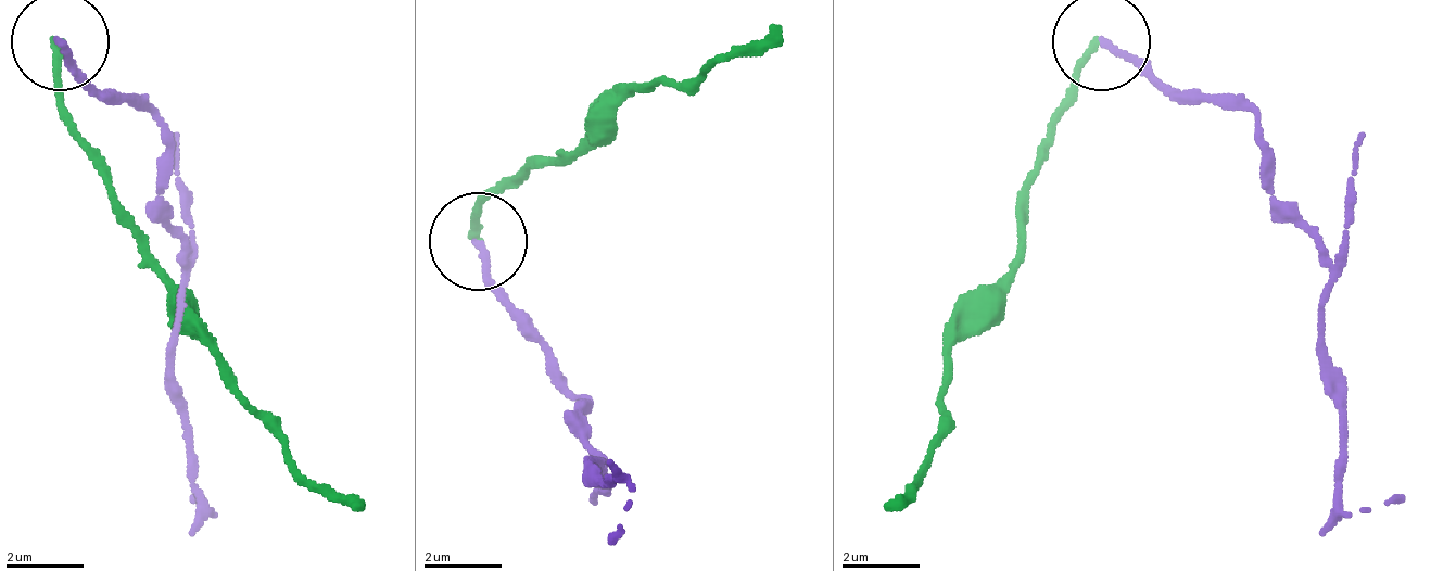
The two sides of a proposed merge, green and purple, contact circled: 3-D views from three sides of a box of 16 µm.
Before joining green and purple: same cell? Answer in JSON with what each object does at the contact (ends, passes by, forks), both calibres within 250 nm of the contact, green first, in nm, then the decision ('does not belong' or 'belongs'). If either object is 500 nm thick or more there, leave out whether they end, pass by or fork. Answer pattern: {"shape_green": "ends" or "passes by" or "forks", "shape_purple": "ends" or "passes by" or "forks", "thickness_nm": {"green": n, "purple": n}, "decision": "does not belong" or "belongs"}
{"shape_green": "ends", "shape_purple": "ends", "thickness_nm": {"green": 200, "purple": 180}, "decision": "does not belong"}

